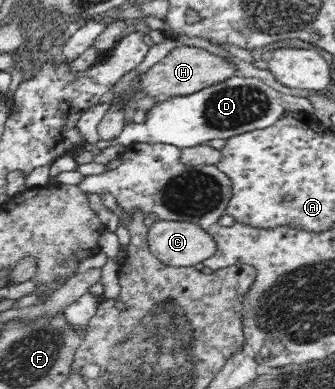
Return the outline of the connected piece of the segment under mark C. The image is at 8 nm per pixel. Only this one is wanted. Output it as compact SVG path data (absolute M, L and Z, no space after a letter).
M157 220L148 227L148 244L153 255L168 266L193 266L213 257L215 234L189 221Z

